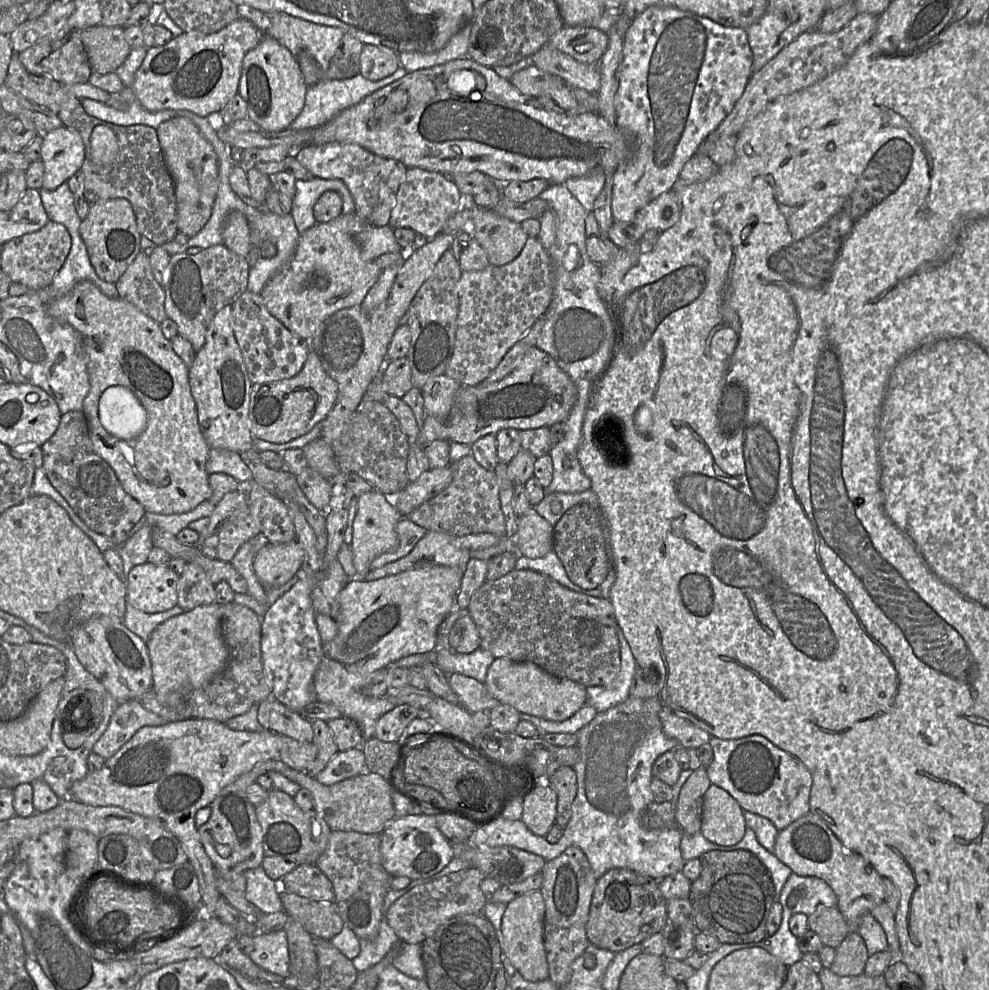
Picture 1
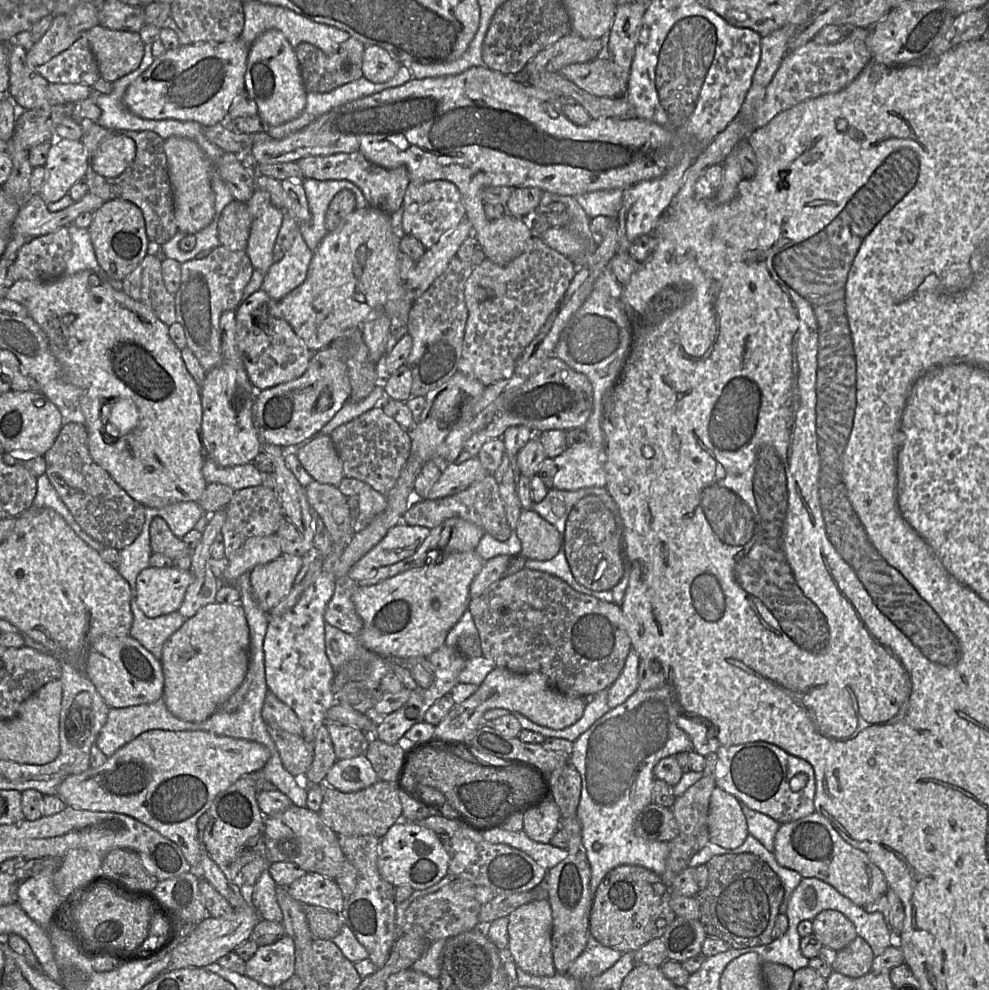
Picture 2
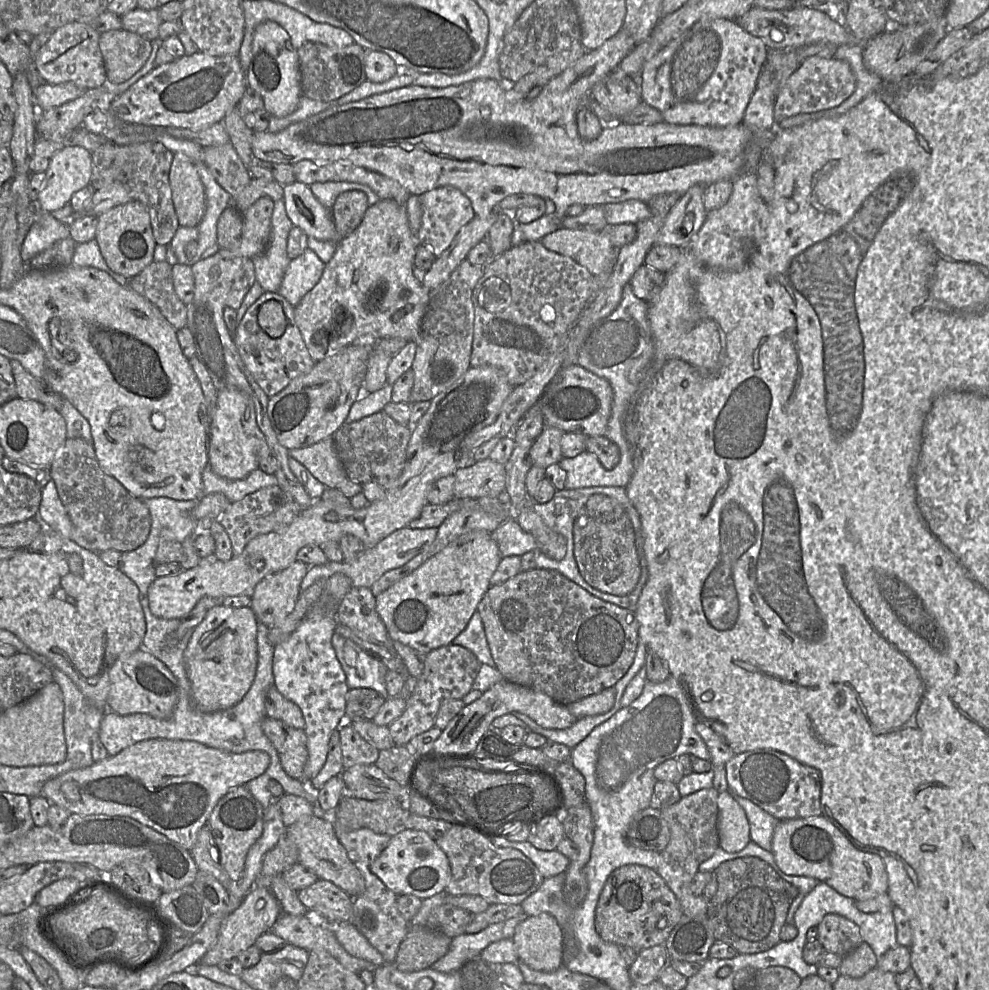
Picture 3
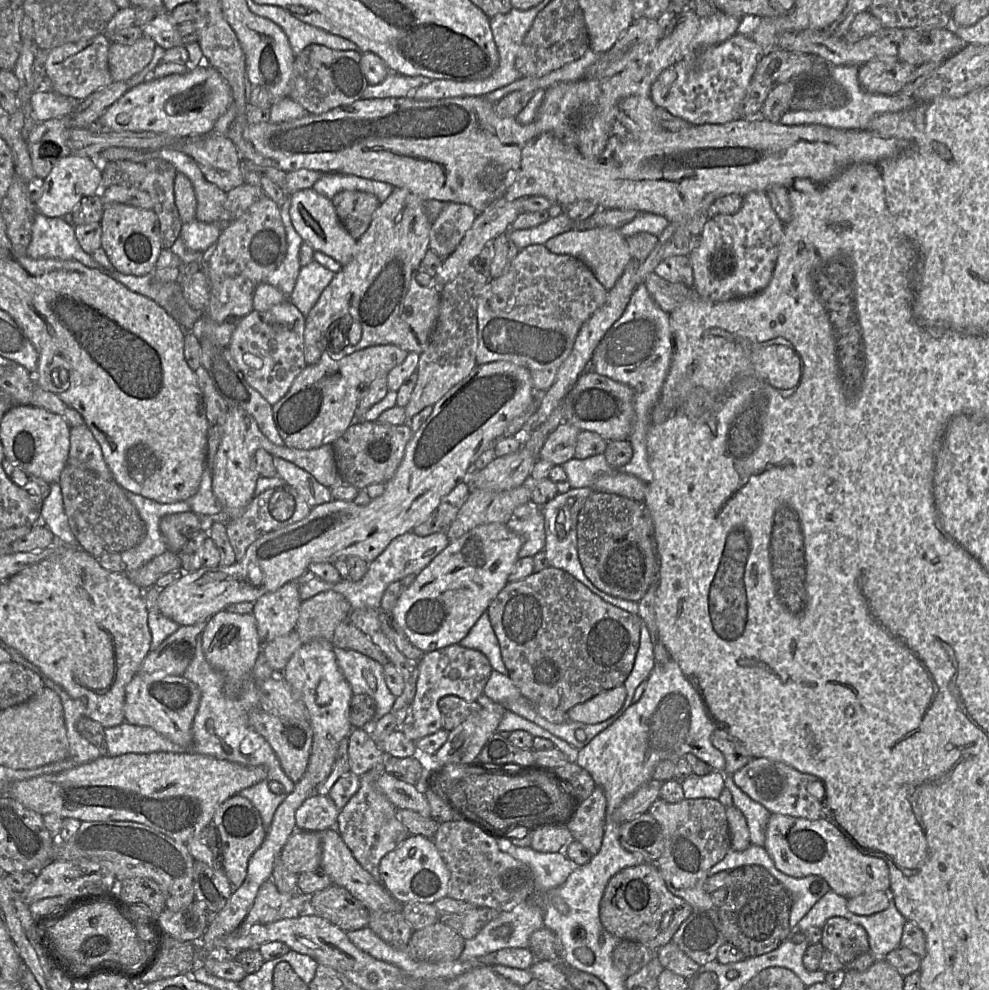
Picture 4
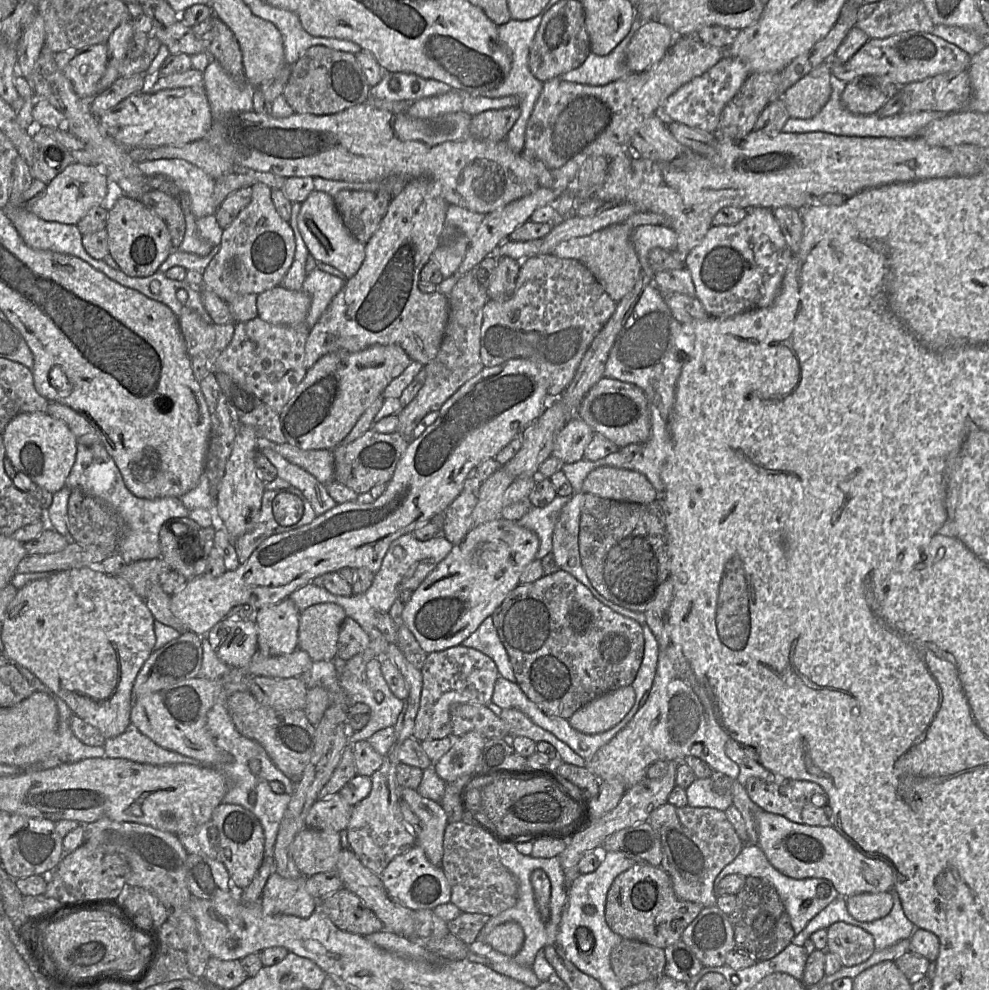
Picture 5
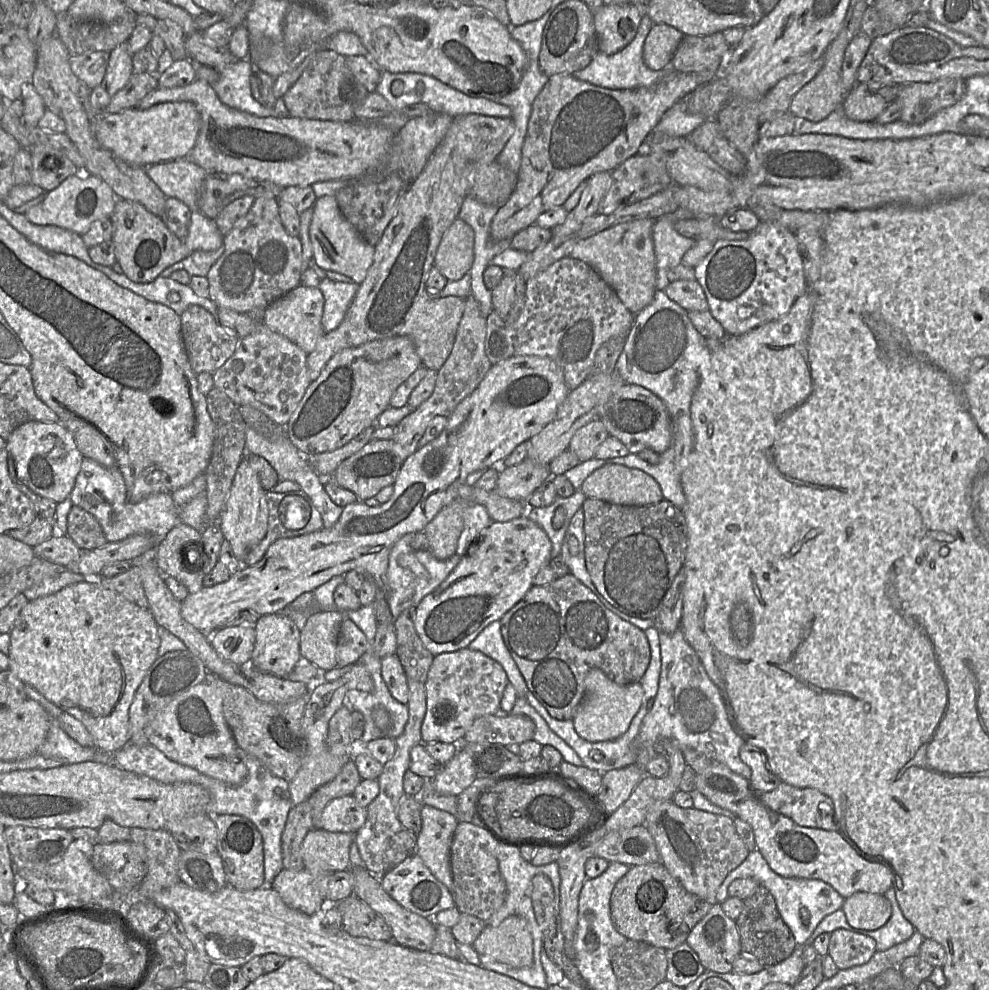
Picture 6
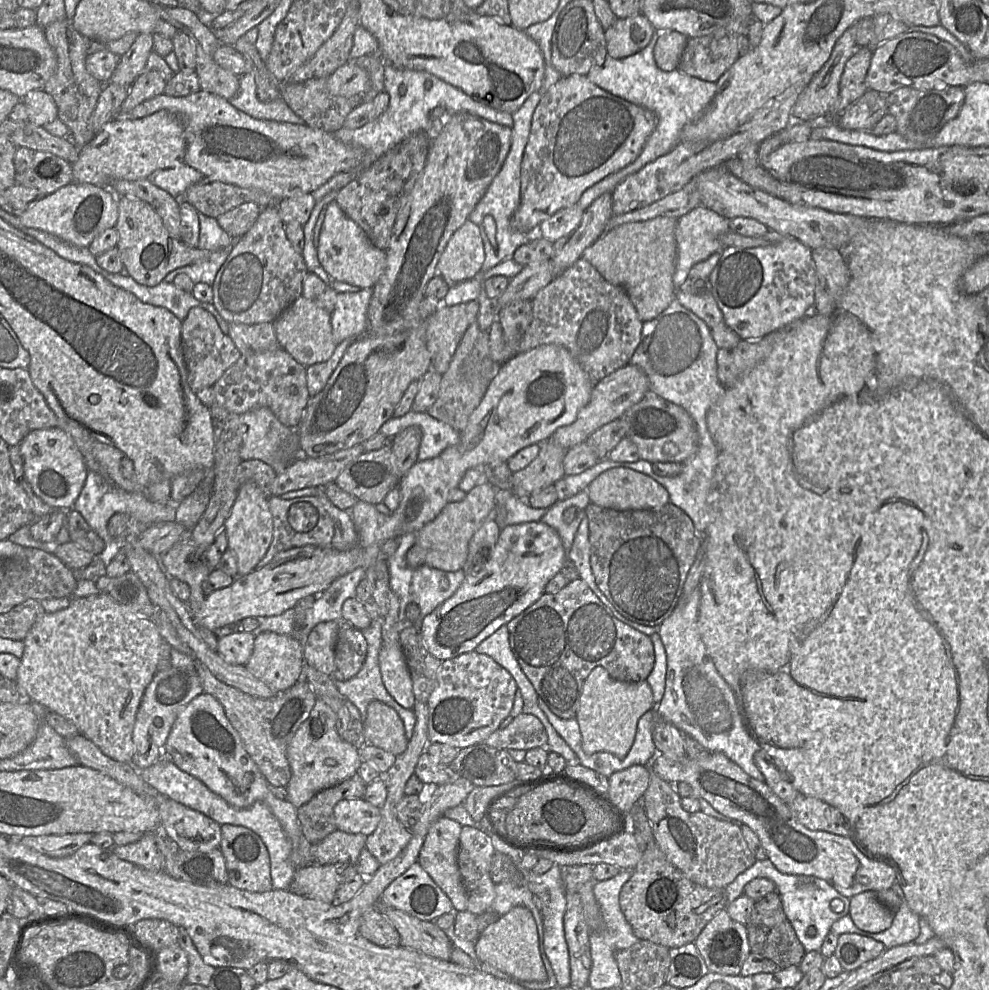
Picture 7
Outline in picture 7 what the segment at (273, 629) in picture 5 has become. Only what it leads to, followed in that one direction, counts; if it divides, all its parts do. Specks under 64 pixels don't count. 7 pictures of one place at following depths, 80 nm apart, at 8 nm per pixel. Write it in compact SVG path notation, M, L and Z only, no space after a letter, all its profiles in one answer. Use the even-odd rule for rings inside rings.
M259 631L256 633L254 648L245 666L253 676L265 683L273 692L282 693L302 680L303 646L291 636Z

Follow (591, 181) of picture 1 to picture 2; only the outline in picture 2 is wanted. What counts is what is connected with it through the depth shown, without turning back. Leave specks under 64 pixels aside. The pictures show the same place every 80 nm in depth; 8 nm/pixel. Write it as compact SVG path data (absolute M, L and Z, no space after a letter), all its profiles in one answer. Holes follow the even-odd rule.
M599 190L575 195L574 198L581 205L589 218L604 216L617 218L622 207L622 190Z

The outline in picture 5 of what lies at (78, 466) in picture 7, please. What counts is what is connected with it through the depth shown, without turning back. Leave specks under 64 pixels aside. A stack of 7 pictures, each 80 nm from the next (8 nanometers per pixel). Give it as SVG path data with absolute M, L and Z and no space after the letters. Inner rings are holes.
M22 413L15 416L2 434L5 456L13 467L32 482L56 493L66 485L75 463L77 442L67 425L48 413Z

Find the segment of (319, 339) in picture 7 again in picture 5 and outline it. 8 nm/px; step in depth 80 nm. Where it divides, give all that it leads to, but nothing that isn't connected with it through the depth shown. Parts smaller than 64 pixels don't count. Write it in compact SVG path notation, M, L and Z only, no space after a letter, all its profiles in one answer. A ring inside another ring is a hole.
M276 286L257 295L258 316L271 324L297 326L306 324L311 305L310 296L303 290L288 290Z

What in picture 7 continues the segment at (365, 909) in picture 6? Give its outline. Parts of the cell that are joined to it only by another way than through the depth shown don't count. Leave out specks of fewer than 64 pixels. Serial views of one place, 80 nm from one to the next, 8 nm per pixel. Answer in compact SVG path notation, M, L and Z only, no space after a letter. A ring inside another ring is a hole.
M376 908L368 910L362 915L359 931L364 938L378 946L401 946L399 932L388 918Z

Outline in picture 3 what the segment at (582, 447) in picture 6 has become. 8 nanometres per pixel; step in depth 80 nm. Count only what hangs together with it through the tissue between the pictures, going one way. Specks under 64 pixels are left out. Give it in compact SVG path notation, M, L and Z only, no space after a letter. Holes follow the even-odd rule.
M545 428L531 446L529 452L531 464L545 469L563 459L561 438L564 433L556 428Z

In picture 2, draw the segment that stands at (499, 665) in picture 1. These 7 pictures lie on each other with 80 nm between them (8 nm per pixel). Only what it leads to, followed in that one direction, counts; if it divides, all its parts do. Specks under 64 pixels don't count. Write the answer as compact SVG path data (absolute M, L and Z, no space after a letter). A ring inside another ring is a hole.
M495 666L478 687L478 690L461 704L456 704L448 715L435 726L435 745L454 748L473 748L470 745L475 732L483 723L484 714L491 709L501 708L518 712L543 727L560 730L576 723L586 708L584 697L570 697L554 690L546 676L533 672L517 674Z

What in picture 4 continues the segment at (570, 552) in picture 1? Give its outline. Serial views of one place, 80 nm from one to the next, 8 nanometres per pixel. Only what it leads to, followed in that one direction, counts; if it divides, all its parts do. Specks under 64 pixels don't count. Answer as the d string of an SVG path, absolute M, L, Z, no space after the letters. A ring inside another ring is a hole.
M593 491L577 516L577 553L585 576L602 592L639 602L659 577L652 516L643 501Z

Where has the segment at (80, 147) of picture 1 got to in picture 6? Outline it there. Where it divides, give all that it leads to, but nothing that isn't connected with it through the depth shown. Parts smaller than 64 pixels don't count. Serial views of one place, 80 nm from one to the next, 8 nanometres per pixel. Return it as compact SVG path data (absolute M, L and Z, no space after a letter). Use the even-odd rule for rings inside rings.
M78 171L67 177L55 189L46 192L45 197L31 206L26 218L37 225L55 225L73 231L80 236L86 233L93 221L101 217L109 218L115 206L114 192L100 178Z

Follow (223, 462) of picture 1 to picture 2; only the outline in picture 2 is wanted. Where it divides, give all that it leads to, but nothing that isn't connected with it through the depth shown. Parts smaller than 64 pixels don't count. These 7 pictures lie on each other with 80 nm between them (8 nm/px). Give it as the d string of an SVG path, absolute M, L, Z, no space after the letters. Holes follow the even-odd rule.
M206 457L202 474L207 484L220 483L231 487L235 492L243 488L262 485L262 474L253 463L233 467L221 467Z

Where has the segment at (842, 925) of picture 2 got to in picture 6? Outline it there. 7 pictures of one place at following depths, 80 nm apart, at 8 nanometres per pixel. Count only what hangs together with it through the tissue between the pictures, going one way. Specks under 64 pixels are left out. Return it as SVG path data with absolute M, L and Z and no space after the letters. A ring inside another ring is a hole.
M836 929L830 934L828 948L839 970L866 964L877 951L873 938L846 929Z

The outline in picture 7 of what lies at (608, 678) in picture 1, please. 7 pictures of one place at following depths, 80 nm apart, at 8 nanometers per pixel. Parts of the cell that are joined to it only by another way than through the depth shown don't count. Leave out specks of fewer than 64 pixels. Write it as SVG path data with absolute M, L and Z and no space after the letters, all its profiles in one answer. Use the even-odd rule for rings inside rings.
M581 579L570 581L557 593L544 592L535 603L513 618L506 626L509 631L510 648L520 668L532 683L538 697L547 705L550 711L561 719L572 719L576 717L584 681L595 667L600 666L605 668L613 679L622 682L646 681L654 668L655 652L650 637L622 623L615 616L613 616L613 614L601 603L588 585Z

